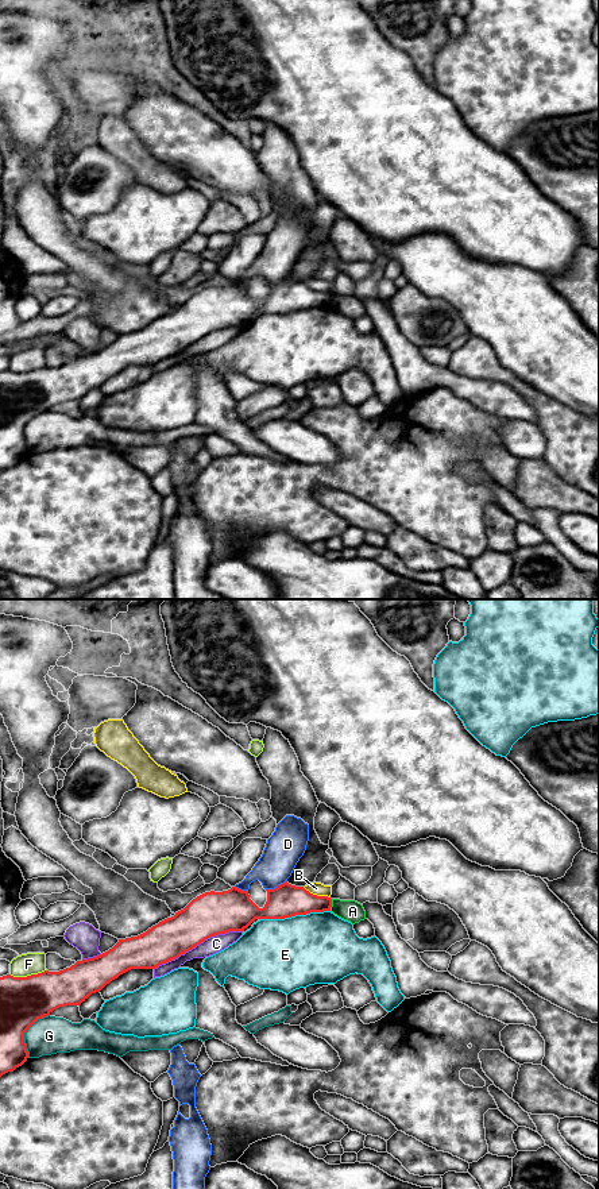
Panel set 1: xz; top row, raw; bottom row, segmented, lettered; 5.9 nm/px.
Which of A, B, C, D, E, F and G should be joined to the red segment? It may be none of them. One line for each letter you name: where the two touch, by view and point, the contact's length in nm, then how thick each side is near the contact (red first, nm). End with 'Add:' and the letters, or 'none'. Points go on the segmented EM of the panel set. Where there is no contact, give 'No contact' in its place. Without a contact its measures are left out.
Add: none

